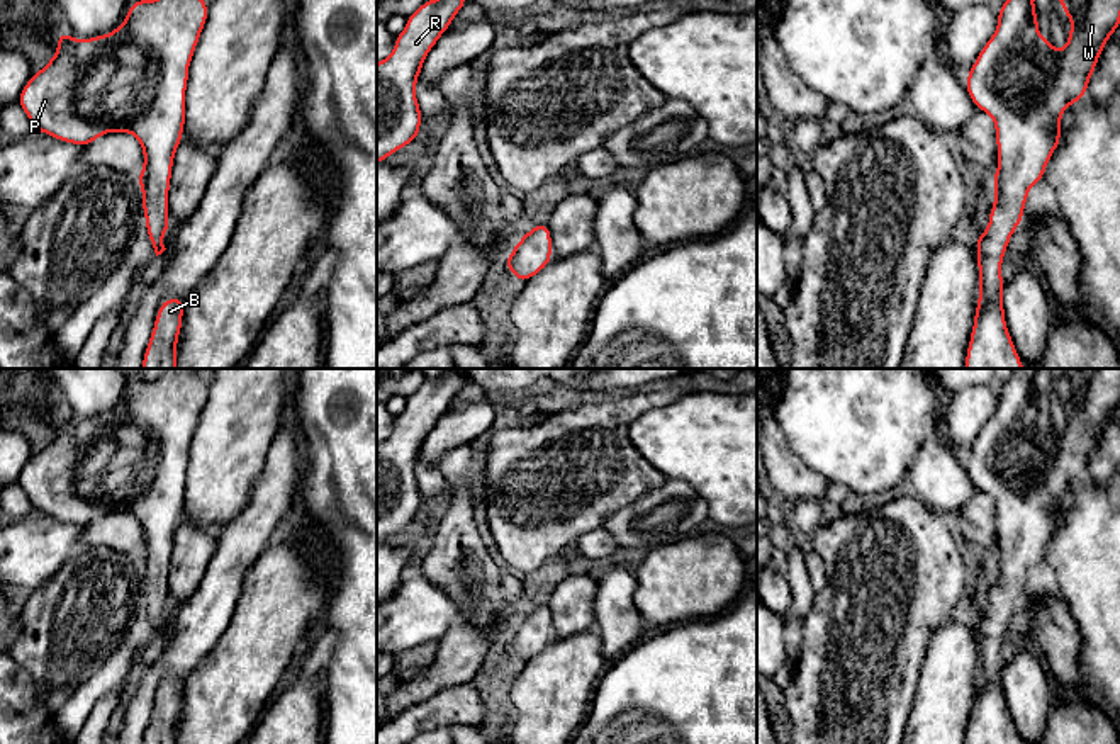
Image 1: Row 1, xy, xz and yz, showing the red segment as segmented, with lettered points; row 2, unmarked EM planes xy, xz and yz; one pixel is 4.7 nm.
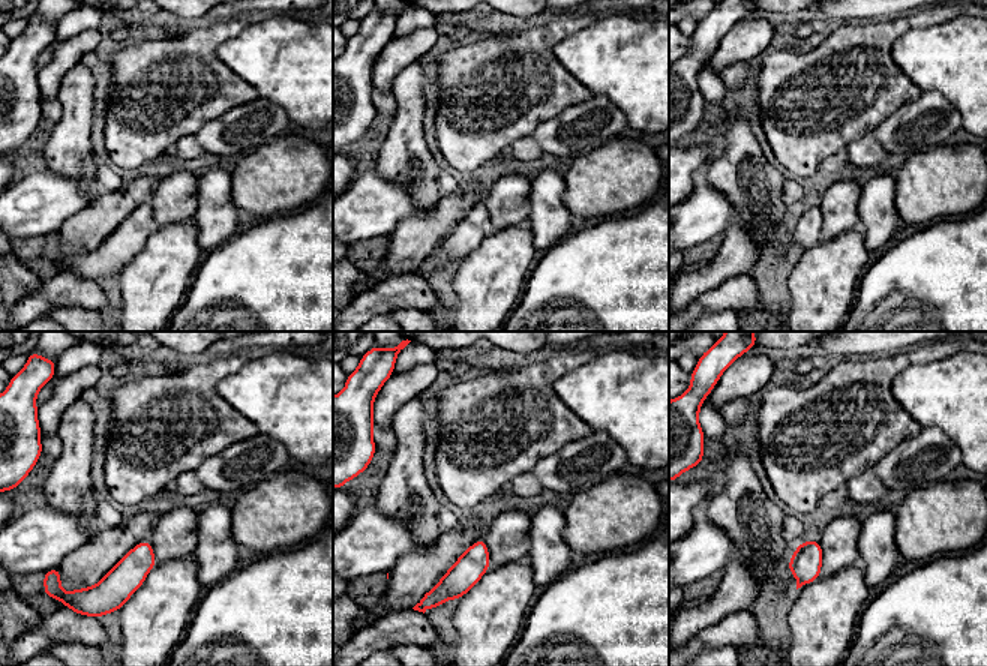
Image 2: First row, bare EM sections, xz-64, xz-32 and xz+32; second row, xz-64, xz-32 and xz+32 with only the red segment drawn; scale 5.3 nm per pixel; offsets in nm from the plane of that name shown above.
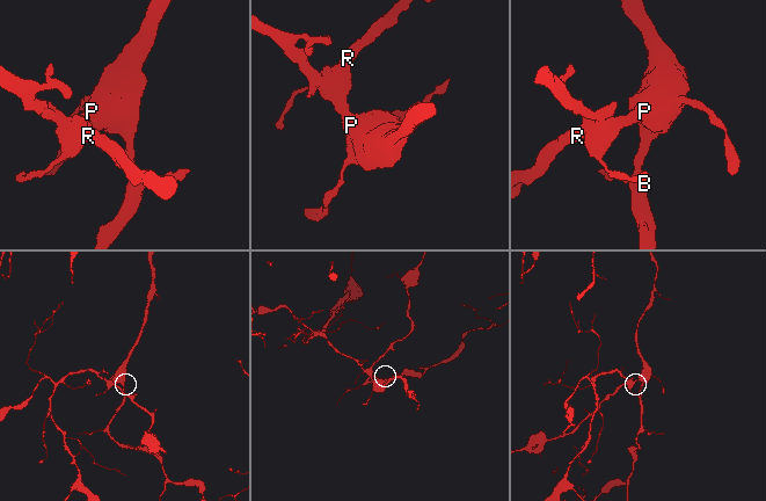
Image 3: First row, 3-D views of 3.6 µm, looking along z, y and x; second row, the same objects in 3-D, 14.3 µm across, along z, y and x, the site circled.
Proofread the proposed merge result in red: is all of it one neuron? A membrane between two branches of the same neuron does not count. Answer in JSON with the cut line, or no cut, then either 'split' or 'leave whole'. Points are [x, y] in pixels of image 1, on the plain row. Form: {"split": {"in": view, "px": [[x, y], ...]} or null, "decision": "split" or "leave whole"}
{"split": null, "decision": "leave whole"}

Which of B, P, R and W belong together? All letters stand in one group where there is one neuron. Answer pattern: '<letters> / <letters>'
B P R W

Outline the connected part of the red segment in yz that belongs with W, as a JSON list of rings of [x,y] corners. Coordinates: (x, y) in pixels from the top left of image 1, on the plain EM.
[[[1013,369],[1008,380],[998,389],[998,408],[991,420],[984,425],[976,438],[976,443],[967,454],[966,471],[976,489],[991,496],[996,508],[998,550],[993,554],[994,584],[989,591],[989,603],[984,613],[977,615],[976,637],[979,649],[979,678],[976,679],[974,707],[966,734],[966,744],[1022,744],[1015,724],[1008,713],[1005,688],[1001,642],[1010,625],[1010,618],[1018,610],[1023,600],[1028,569],[1044,561],[1045,547],[1061,525],[1061,496],[1079,482],[1088,471],[1091,455],[1098,445],[1098,438],[1108,423],[1110,416],[1120,406],[1120,369],[1056,369],[1066,399],[1076,403],[1069,406],[1069,420],[1064,430],[1054,430],[1050,418],[1039,414],[1039,399],[1033,387],[1033,379],[1039,369]]]

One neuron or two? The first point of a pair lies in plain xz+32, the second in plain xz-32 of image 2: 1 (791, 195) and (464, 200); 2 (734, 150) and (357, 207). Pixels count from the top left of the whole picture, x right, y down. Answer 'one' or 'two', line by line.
1: two
2: two

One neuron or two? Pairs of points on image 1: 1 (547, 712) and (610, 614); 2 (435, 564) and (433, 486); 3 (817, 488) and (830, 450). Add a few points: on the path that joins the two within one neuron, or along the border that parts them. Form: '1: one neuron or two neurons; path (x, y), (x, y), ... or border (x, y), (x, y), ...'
1: two neurons; border (598, 591), (594, 629), (601, 653), (608, 659)
2: two neurons; border (436, 467), (447, 483)
3: two neurons; border (791, 449), (805, 464), (830, 481)

